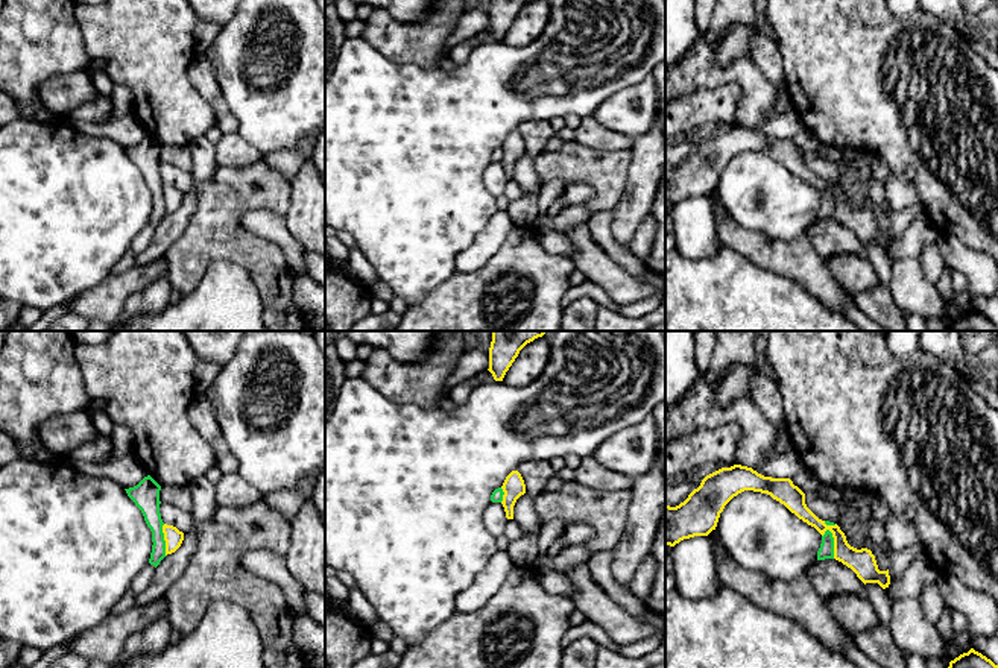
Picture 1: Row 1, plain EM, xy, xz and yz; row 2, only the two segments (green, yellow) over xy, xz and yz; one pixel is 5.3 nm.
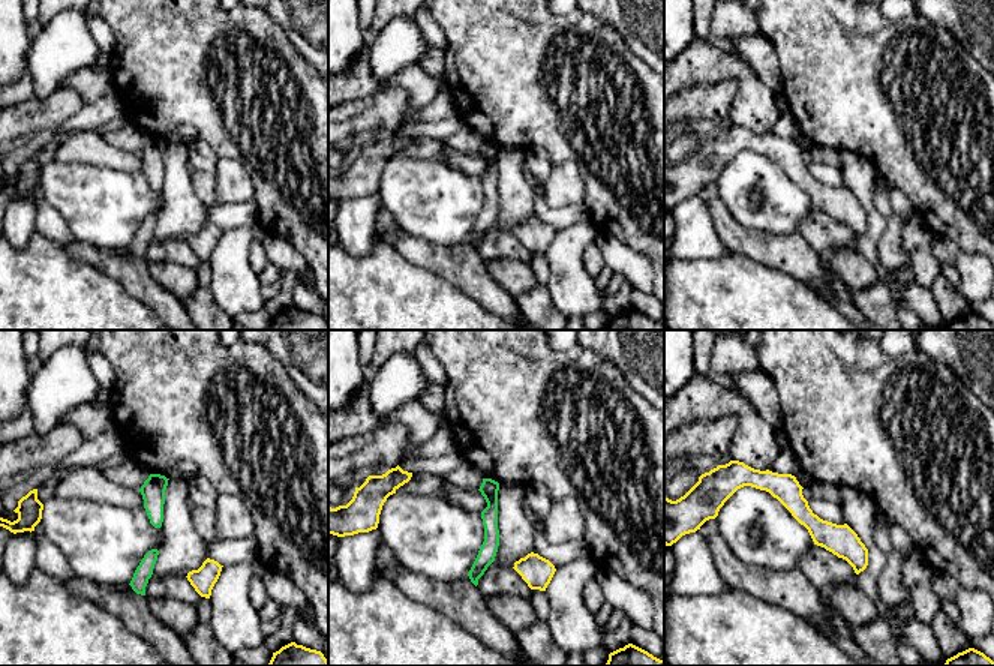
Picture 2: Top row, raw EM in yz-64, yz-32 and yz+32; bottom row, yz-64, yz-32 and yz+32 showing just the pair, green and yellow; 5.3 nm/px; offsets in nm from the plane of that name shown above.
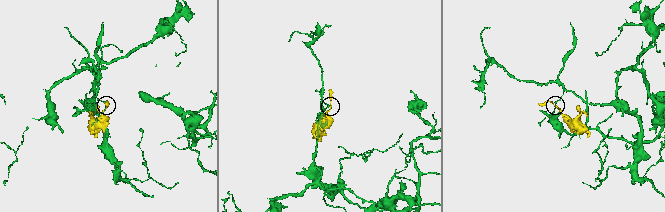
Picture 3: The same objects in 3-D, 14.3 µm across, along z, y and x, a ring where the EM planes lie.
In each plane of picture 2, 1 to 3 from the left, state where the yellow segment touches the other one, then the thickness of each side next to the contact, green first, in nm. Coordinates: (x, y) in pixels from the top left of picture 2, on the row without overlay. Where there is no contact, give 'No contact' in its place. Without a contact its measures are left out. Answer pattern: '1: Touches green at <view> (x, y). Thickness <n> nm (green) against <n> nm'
1: No contact
2: No contact
3: No contact

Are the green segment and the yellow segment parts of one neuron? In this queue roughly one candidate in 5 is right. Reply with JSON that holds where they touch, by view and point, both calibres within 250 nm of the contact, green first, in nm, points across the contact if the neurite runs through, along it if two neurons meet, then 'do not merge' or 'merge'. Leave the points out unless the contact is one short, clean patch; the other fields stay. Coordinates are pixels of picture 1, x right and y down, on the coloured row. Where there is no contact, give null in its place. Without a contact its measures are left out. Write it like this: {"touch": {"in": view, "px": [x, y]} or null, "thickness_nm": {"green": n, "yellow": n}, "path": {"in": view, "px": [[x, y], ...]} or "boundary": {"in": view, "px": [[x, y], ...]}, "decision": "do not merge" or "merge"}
{"touch": {"in": "yz", "px": [833, 544]}, "thickness_nm": {"green": 80, "yellow": 140}, "boundary": {"in": "yz", "px": [[827, 529], [833, 538], [834, 557]]}, "decision": "do not merge"}

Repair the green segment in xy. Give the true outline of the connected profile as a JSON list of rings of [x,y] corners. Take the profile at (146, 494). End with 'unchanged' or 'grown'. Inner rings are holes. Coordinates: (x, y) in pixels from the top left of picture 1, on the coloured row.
[[[144,477],[137,486],[125,489],[128,496],[141,510],[147,527],[152,531],[152,553],[149,563],[155,568],[166,557],[166,540],[163,533],[163,519],[159,513],[159,490],[161,486],[150,477]]]; unchanged

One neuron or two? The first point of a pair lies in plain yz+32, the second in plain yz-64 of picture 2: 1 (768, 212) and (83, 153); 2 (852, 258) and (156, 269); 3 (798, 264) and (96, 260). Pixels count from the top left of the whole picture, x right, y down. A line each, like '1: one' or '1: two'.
1: two
2: one
3: one

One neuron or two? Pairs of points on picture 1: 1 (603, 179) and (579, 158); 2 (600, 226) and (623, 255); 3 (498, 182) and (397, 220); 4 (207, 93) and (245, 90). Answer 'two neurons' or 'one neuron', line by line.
1: one neuron
2: one neuron
3: two neurons
4: two neurons

